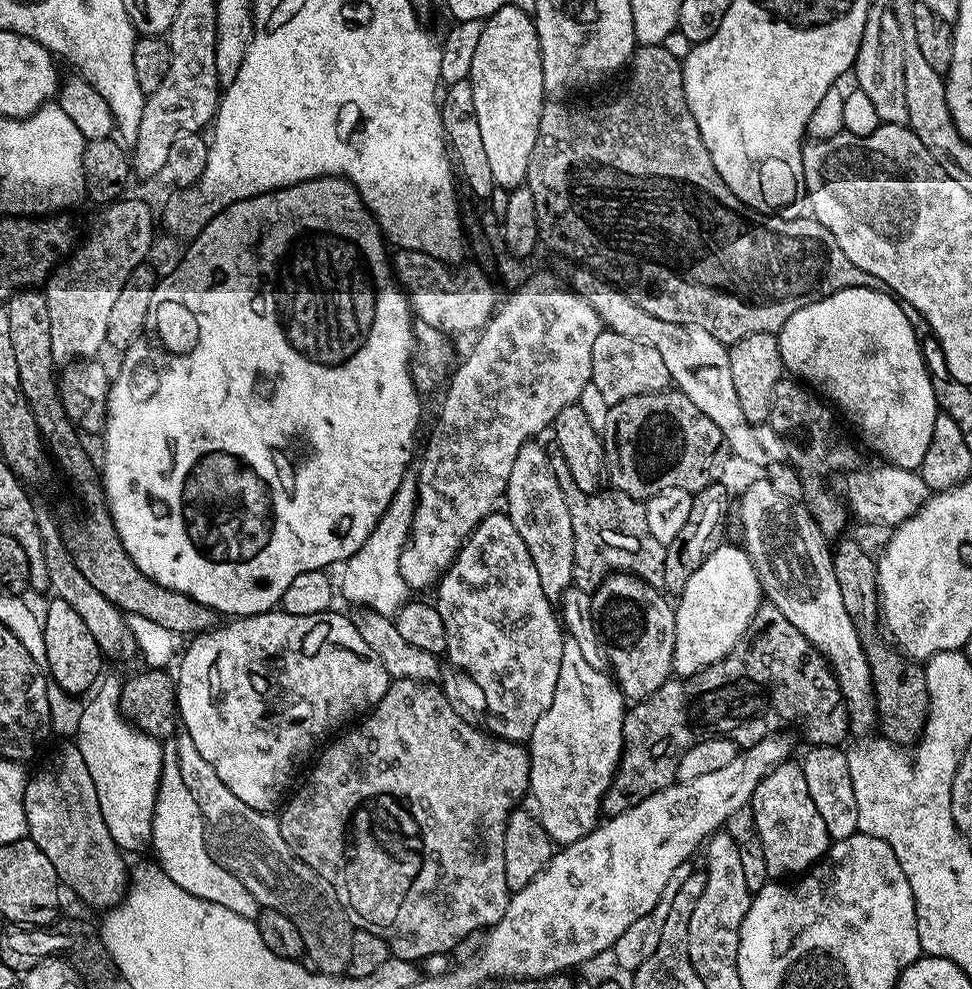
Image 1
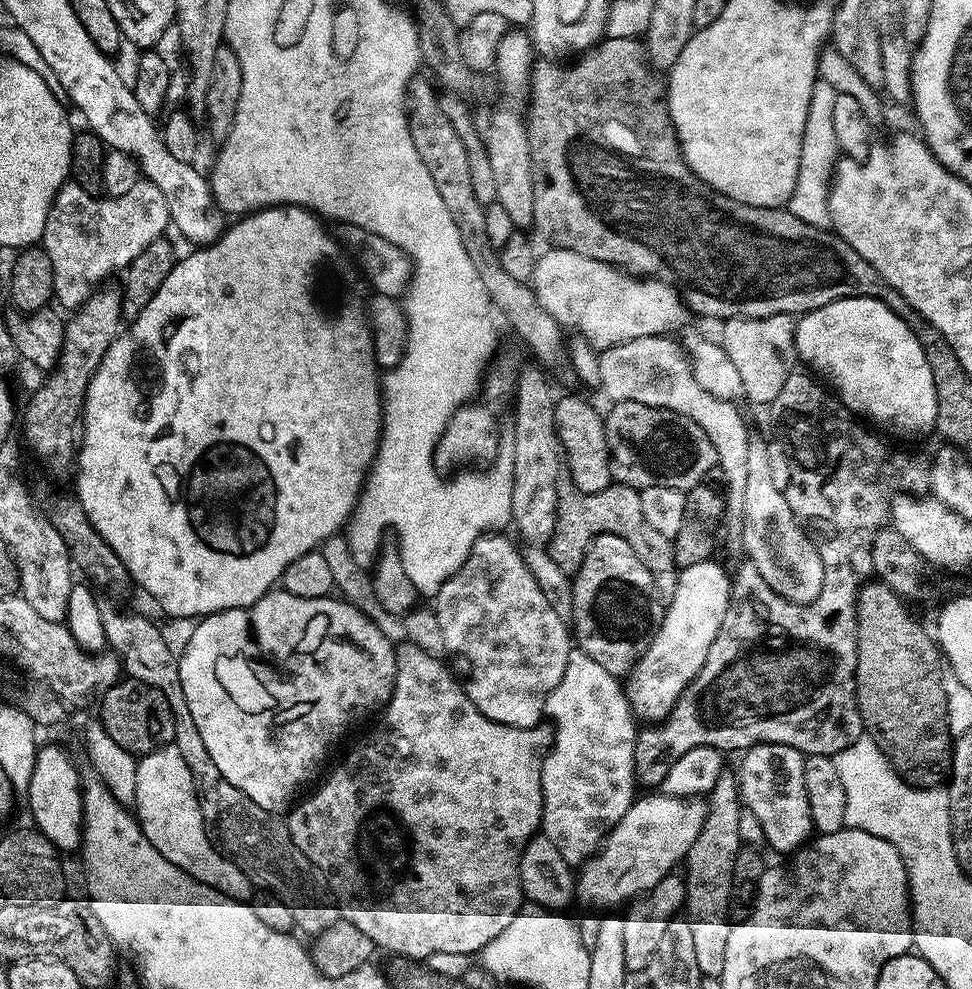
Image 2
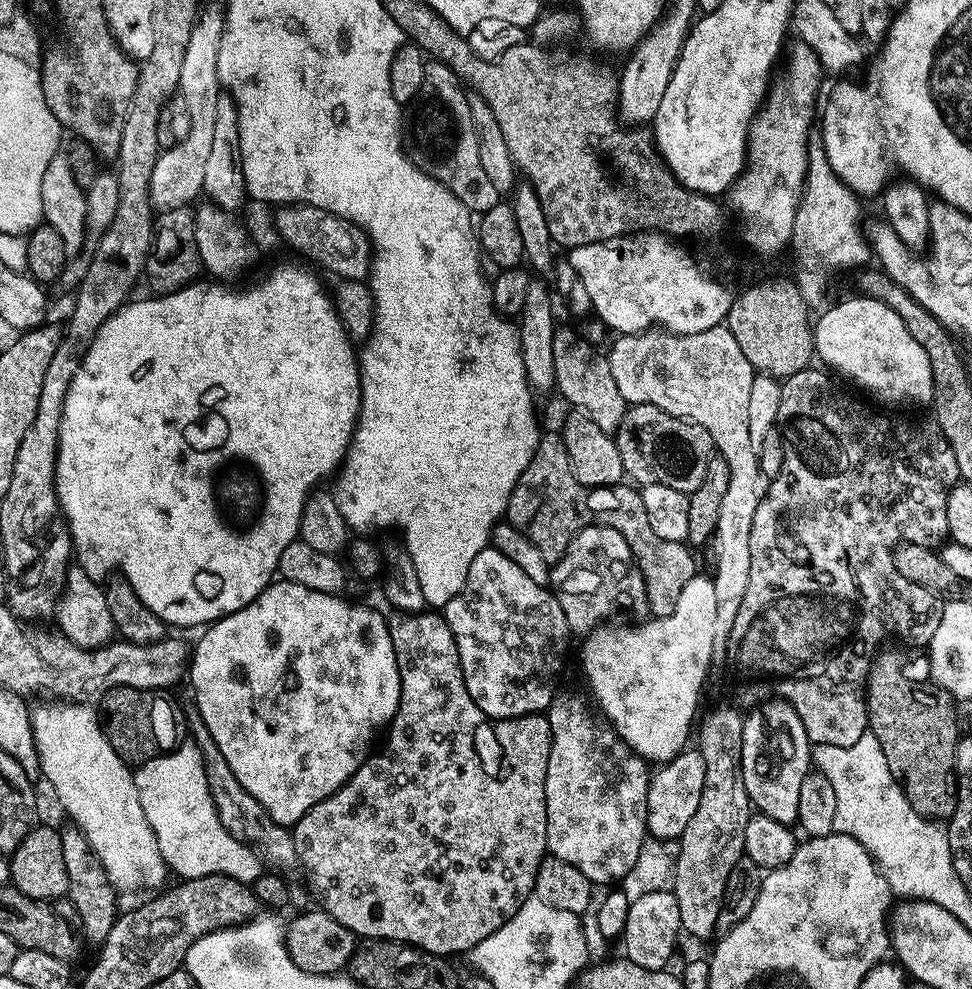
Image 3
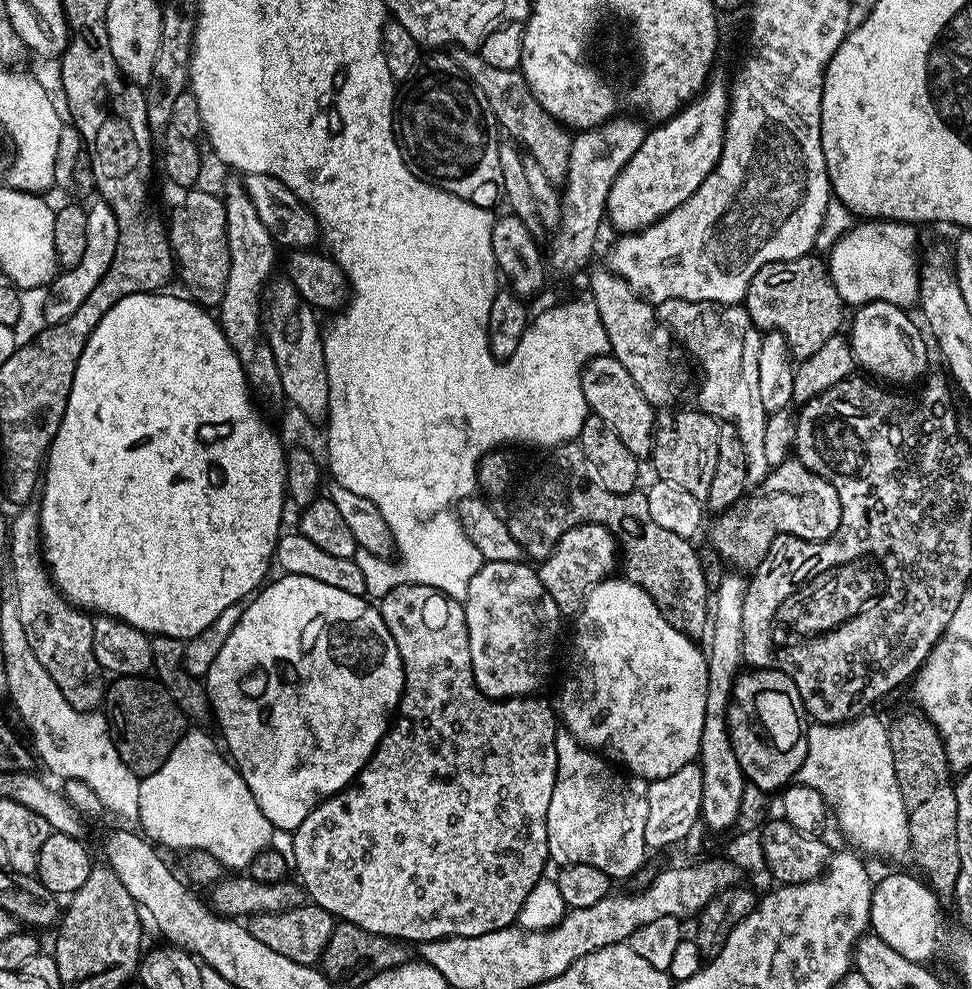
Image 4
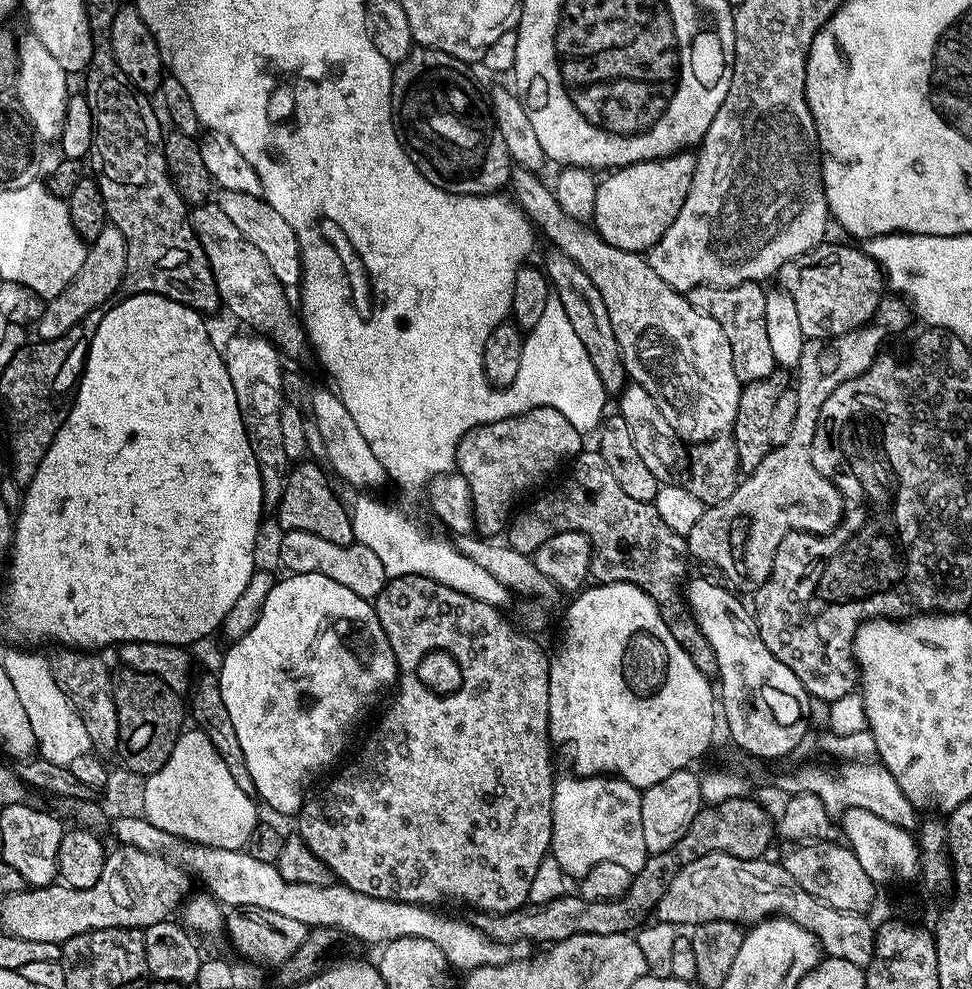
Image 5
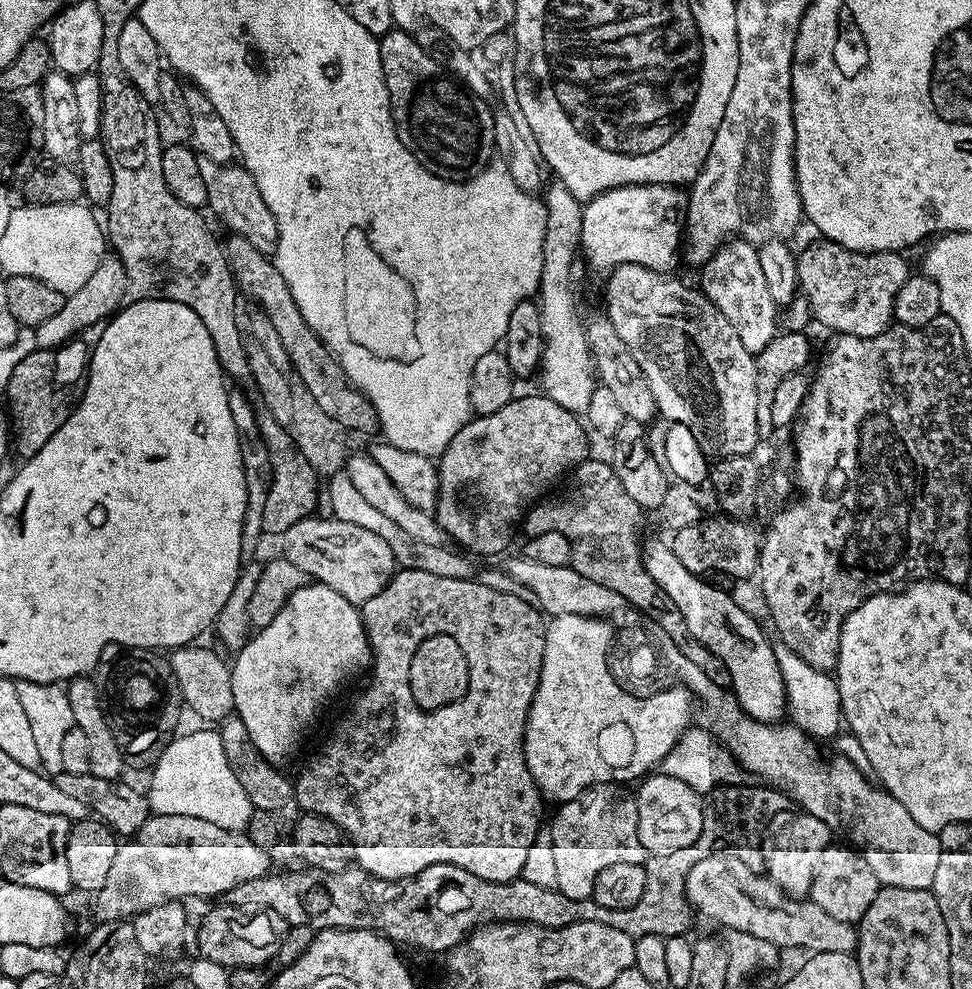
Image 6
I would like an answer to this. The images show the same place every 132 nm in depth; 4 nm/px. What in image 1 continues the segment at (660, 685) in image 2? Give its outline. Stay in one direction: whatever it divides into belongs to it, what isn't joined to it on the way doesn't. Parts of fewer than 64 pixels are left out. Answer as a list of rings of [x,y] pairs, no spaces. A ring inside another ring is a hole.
[[[724,544],[712,552],[694,570],[690,582],[678,593],[676,609],[676,645],[672,671],[677,677],[687,678],[701,668],[724,659],[746,634],[750,622],[762,603],[760,579],[743,547]]]

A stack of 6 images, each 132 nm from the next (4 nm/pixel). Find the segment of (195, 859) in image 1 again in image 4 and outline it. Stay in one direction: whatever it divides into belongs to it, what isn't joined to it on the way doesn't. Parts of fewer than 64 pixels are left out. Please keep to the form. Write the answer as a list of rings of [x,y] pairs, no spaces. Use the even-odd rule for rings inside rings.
[[[185,731],[164,765],[154,770],[154,774],[141,779],[138,824],[139,827],[144,827],[142,832],[145,837],[165,849],[188,848],[187,850],[207,852],[225,869],[244,870],[262,850],[273,843],[274,829],[266,814],[262,814],[258,802],[254,802],[254,794],[250,794],[235,763],[221,752],[206,733]]]

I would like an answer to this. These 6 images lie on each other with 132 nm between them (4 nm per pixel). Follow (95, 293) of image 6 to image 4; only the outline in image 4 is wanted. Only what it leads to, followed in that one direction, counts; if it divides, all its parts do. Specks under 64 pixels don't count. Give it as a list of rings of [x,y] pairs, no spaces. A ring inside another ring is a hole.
[[[96,198],[92,202],[93,204],[86,208],[86,250],[82,250],[82,258],[74,267],[63,269],[52,283],[47,285],[48,297],[44,300],[45,325],[61,324],[66,318],[70,318],[70,314],[74,314],[74,310],[78,310],[78,306],[82,306],[82,302],[86,302],[86,298],[90,298],[90,290],[94,290],[94,286],[102,282],[116,253],[120,227],[114,210],[110,210],[105,200]]]

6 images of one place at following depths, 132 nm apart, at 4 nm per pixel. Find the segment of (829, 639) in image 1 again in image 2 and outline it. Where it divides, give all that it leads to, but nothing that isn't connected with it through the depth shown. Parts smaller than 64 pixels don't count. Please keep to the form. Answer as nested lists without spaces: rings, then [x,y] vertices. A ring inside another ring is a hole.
[[[749,439],[746,454],[746,494],[742,494],[742,506],[738,513],[740,518],[739,543],[744,544],[747,563],[753,564],[766,578],[766,582],[789,604],[812,604],[818,598],[824,581],[824,567],[816,542],[796,521],[796,514],[790,510],[790,502],[786,502],[784,489],[774,486],[770,478],[770,461],[766,458],[768,444],[765,441]]]

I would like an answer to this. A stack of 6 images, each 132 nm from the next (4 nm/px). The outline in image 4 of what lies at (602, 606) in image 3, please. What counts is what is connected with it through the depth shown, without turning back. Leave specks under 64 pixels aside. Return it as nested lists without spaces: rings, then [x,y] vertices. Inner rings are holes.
[[[580,524],[566,530],[553,546],[552,553],[545,560],[539,561],[538,571],[546,594],[554,598],[565,617],[575,617],[580,611],[588,591],[613,575],[612,567],[618,564],[618,545],[608,528],[598,524]]]

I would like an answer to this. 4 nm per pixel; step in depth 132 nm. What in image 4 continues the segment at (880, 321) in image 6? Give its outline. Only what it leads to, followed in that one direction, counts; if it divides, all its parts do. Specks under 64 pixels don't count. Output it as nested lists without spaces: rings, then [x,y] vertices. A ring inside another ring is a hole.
[[[816,254],[762,266],[762,270],[754,274],[742,306],[757,328],[764,332],[781,332],[797,361],[810,358],[810,354],[822,350],[829,338],[841,331],[840,323],[846,311],[844,301],[828,277],[825,261],[821,257],[819,260]]]

